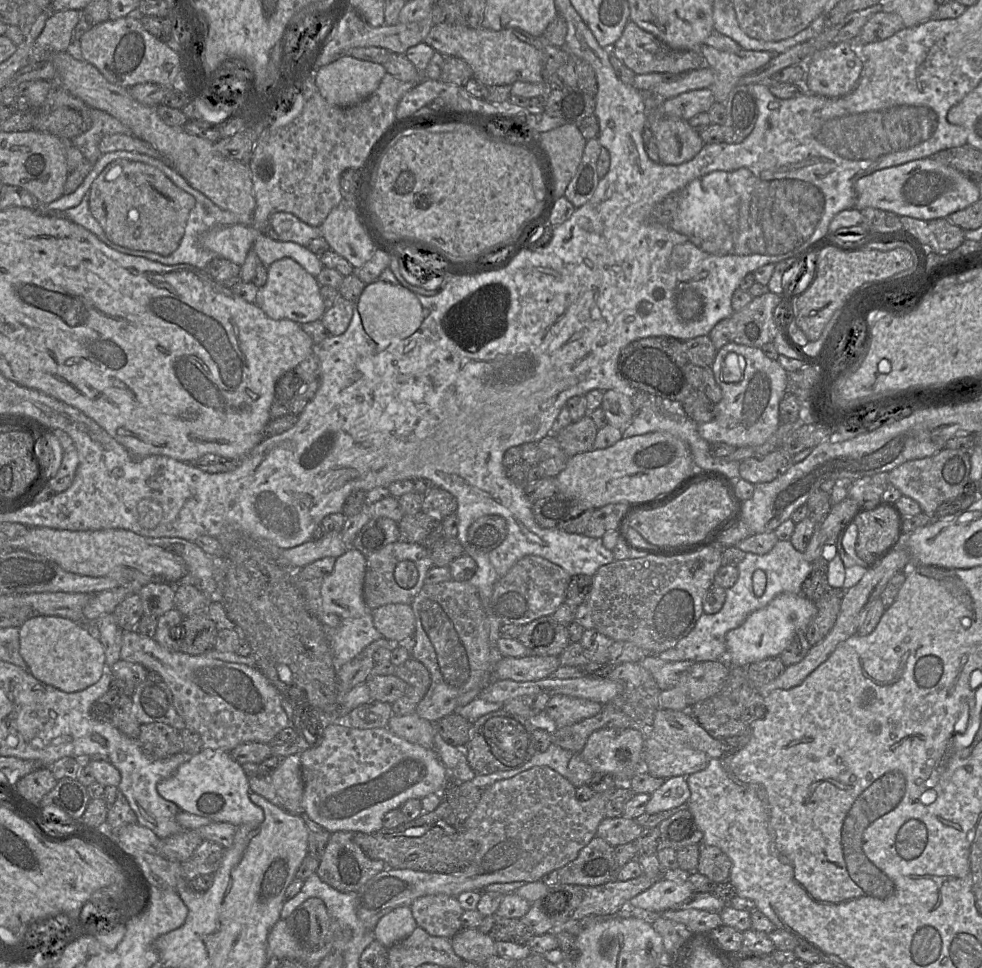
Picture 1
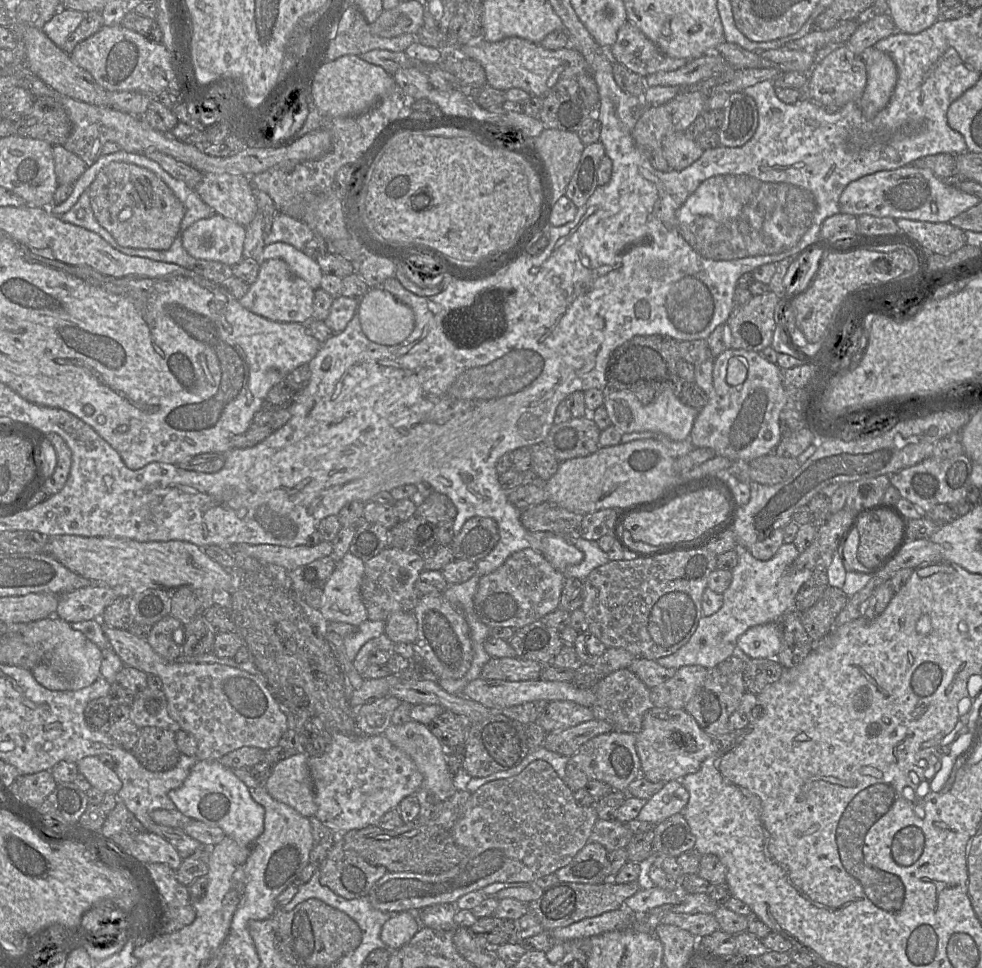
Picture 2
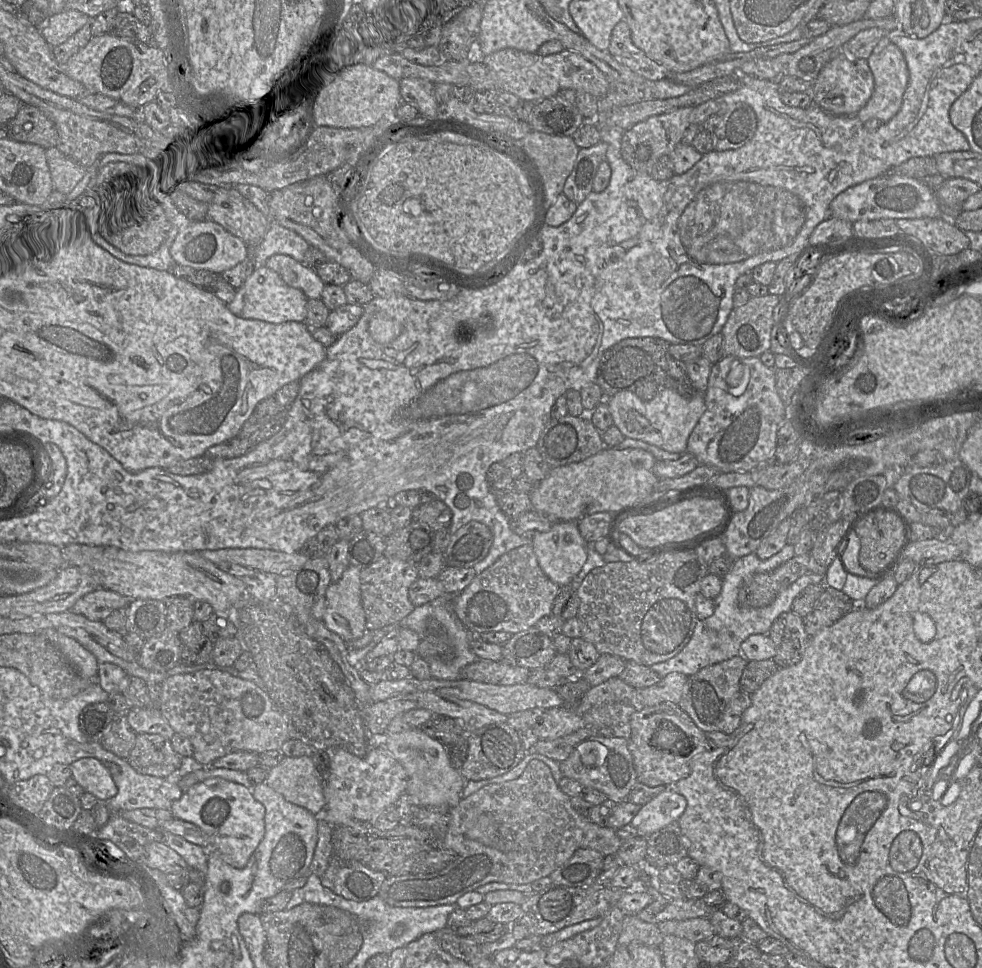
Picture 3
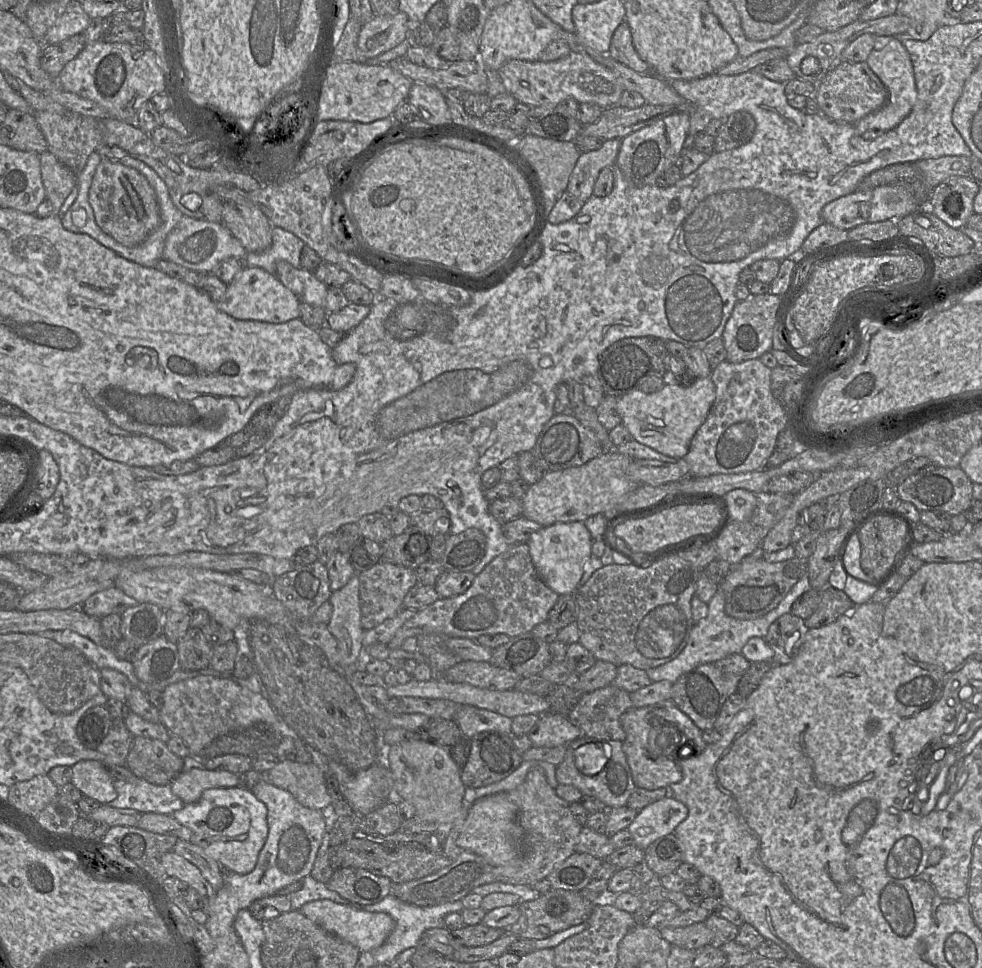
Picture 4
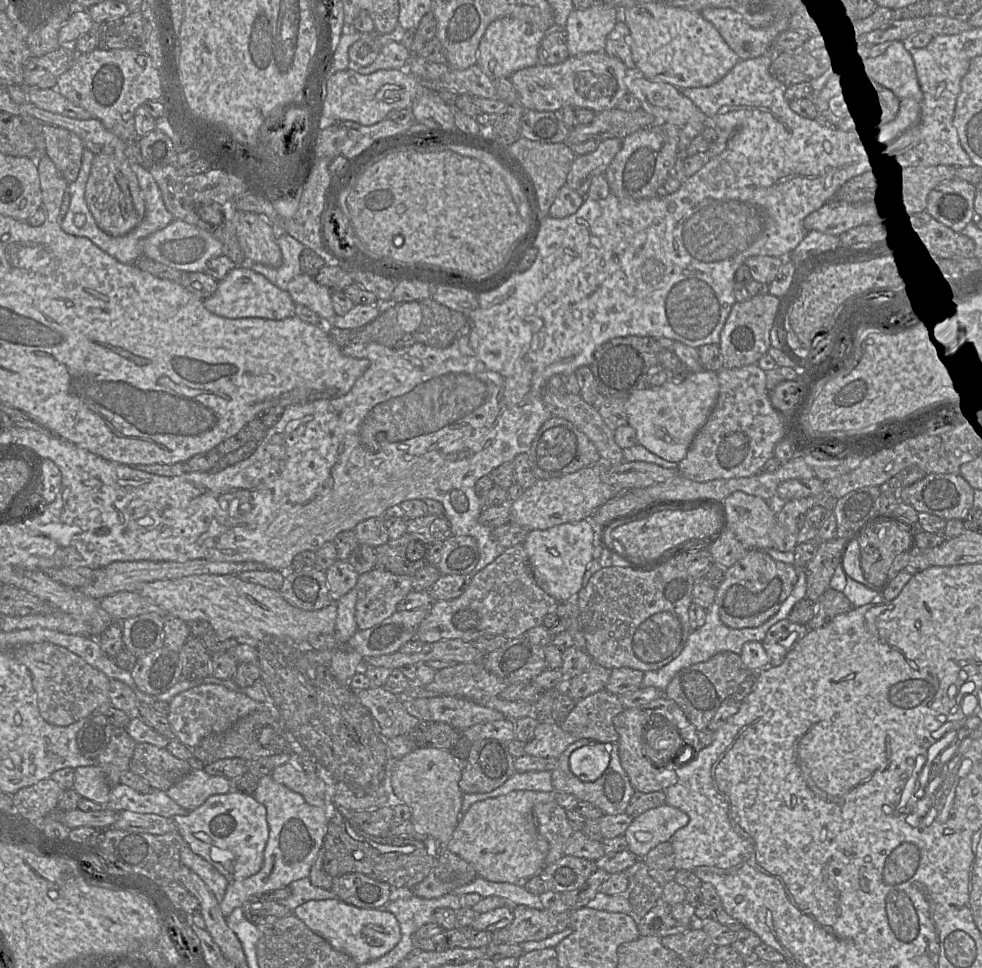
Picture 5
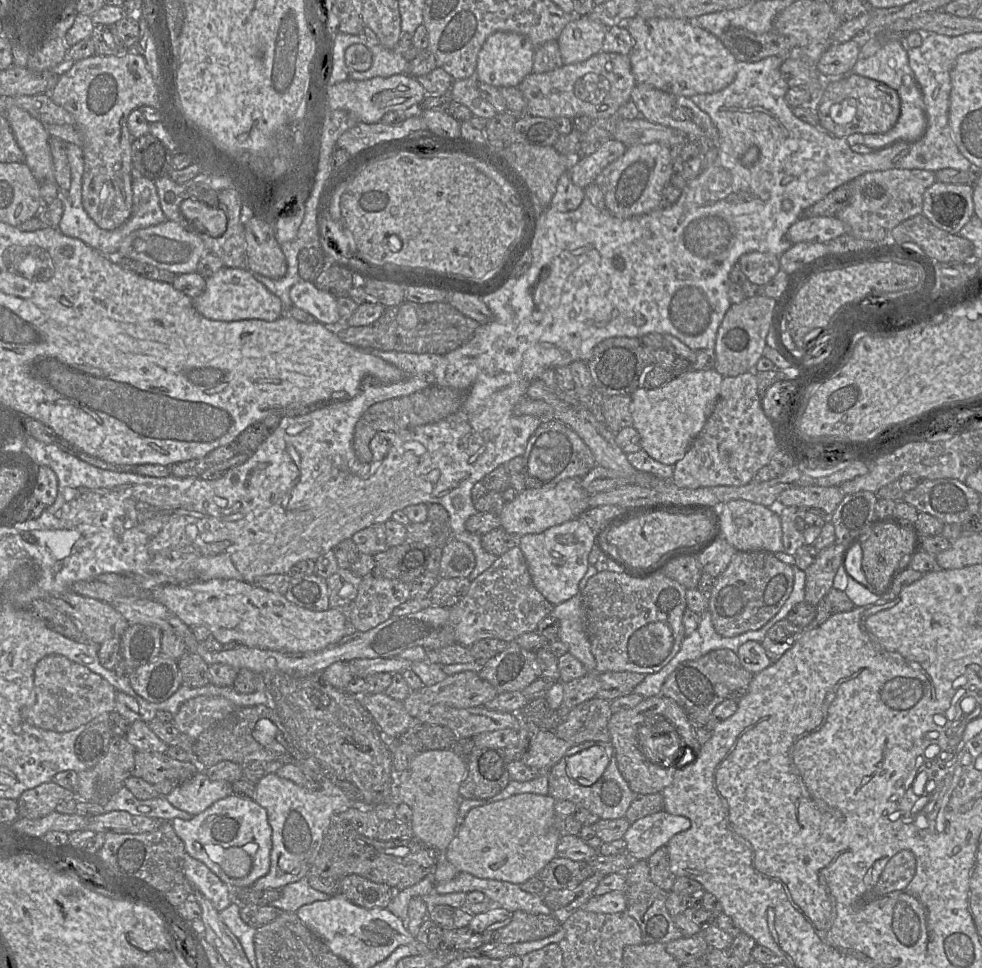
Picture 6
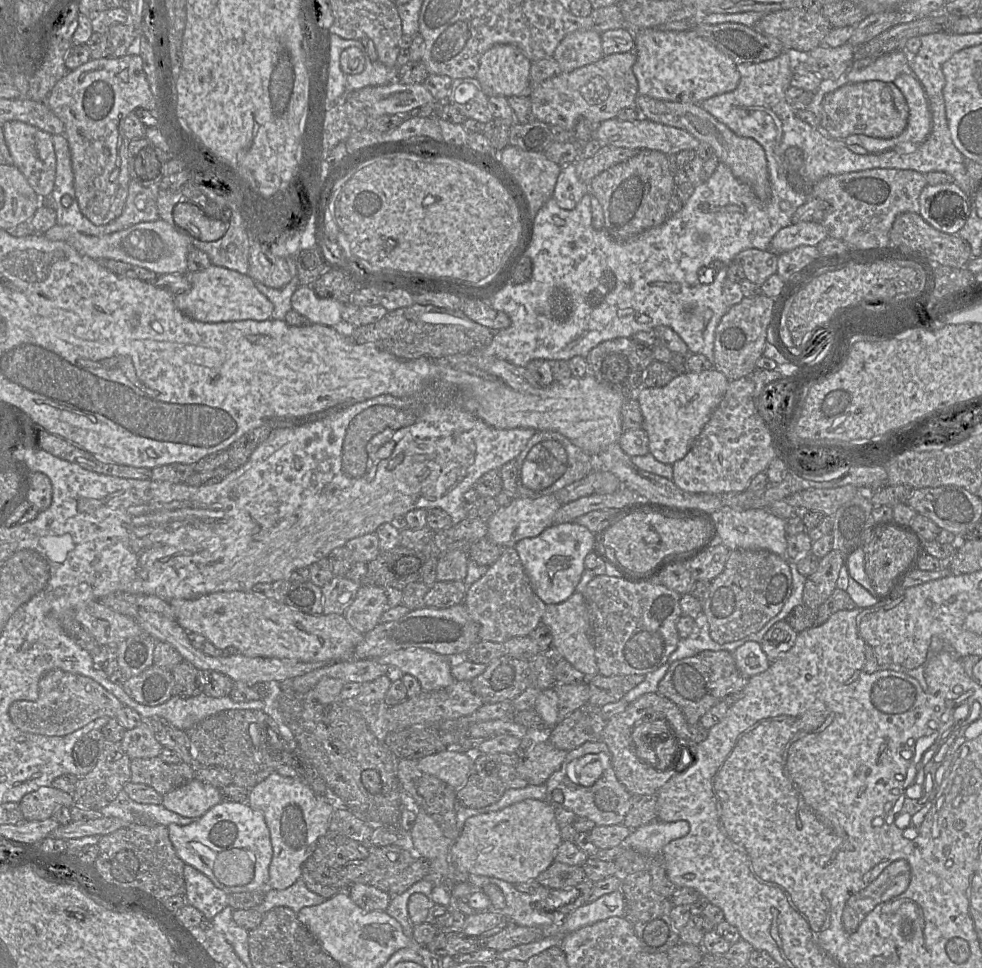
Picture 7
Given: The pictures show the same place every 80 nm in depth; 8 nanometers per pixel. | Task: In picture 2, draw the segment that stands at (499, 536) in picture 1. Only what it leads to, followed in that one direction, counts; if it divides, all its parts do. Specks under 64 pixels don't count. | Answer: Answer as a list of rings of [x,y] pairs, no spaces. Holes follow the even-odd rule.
[[[488,517],[467,520],[450,544],[454,560],[476,563],[488,555],[499,540],[497,523]]]

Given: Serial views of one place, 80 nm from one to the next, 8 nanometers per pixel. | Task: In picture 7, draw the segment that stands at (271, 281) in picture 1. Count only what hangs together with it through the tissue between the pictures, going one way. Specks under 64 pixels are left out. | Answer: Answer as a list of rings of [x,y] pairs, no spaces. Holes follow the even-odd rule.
[[[211,264],[198,272],[187,272],[190,288],[174,296],[176,307],[187,316],[201,322],[224,322],[238,320],[264,321],[272,318],[273,303],[255,286],[248,274],[241,274],[225,267]]]

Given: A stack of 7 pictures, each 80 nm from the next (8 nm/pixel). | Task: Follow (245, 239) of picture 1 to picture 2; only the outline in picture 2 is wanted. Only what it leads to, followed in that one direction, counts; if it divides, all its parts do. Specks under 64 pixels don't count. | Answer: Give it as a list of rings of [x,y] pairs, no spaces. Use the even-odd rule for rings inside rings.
[[[214,214],[190,225],[182,234],[182,245],[194,258],[229,266],[243,258],[246,227]],[[276,242],[265,245],[261,252],[261,260],[282,259],[291,271],[304,279],[314,290],[320,288],[323,272],[313,258],[290,244]]]

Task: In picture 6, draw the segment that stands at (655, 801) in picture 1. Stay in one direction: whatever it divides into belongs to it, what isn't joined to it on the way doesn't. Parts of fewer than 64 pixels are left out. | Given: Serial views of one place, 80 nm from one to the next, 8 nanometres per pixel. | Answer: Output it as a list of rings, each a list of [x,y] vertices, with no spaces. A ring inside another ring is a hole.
[[[660,811],[645,816],[630,824],[624,835],[627,853],[635,860],[644,860],[660,847],[666,846],[670,839],[690,828],[690,820]]]

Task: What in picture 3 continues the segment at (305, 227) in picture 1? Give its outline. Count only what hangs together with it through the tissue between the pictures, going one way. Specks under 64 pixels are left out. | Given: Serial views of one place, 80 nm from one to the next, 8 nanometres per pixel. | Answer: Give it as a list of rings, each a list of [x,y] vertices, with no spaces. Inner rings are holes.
[[[274,219],[263,240],[257,246],[248,246],[248,257],[254,260],[255,268],[266,266],[266,261],[276,254],[288,255],[302,262],[309,246],[300,235]]]

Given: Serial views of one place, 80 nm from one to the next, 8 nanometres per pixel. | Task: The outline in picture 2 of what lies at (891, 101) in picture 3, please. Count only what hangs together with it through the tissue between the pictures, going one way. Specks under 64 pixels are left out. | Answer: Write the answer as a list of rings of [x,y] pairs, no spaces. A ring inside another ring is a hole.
[[[869,47],[860,56],[867,68],[867,85],[858,105],[866,118],[875,117],[888,105],[898,78],[897,67],[891,56],[882,52],[880,58],[875,60],[872,58],[872,51],[873,47]]]

